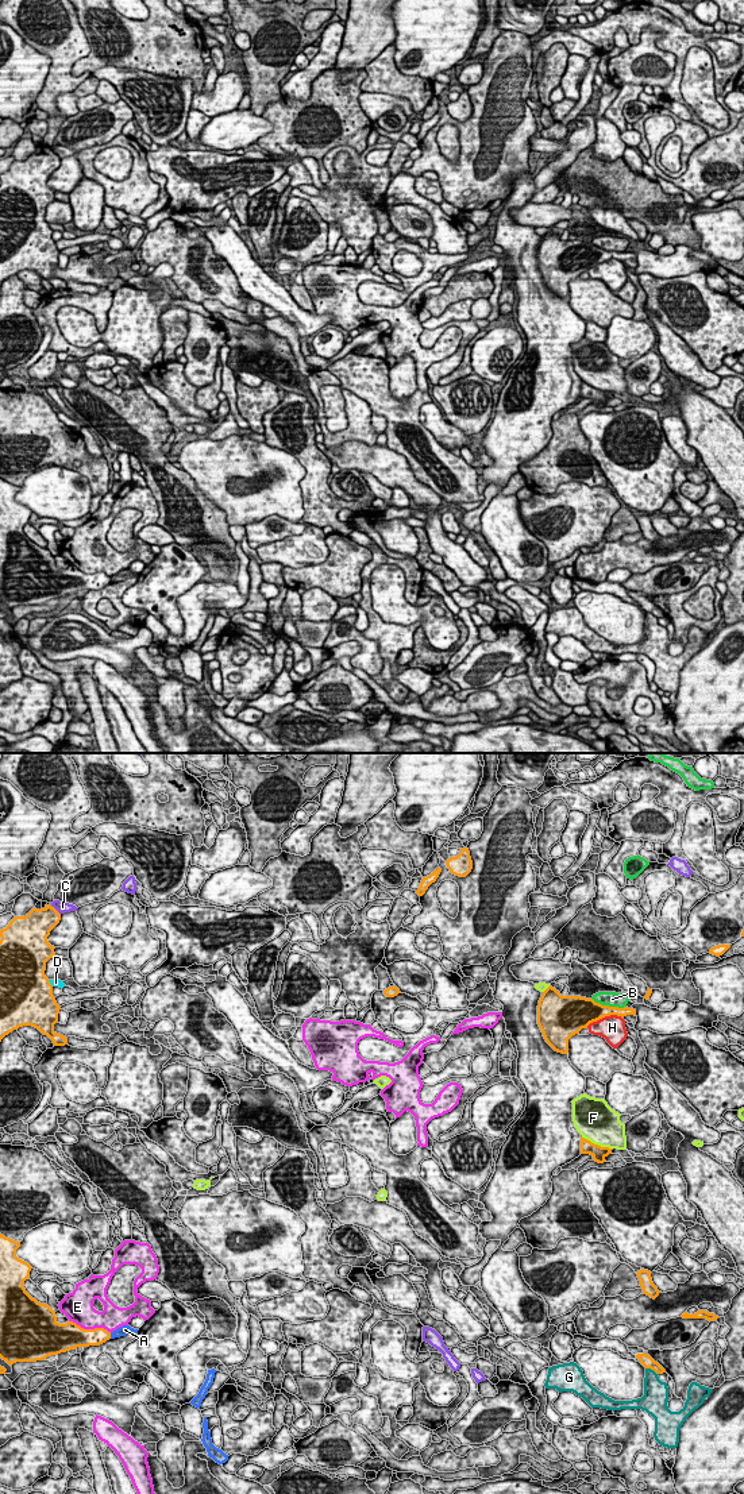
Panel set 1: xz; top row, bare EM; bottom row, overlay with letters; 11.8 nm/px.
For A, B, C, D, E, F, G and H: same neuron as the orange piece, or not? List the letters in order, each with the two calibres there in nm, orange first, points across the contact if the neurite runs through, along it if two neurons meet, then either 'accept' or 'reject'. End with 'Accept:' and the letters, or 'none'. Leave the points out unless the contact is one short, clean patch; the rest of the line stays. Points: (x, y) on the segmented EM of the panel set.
A: 200 nm thick on the orange side, 120 nm on the other; border along xz (110, 1332), (111, 1338); reject
B: 280 nm thick on the orange side, 190 nm on the other; reject
C: 320 nm thick on the orange side, 140 nm on the other; reject
D: 500 nm thick on the orange side, 100 nm on the other; reject
E: 300 nm thick on the orange side, 300 nm on the other; reject
F: 170 nm thick on the orange side, 460 nm on the other; reject
G: 140 nm thick on the orange side, 260 nm on the other; reject
H: 320 nm thick on the orange side, 300 nm on the other; reject
Accept: none

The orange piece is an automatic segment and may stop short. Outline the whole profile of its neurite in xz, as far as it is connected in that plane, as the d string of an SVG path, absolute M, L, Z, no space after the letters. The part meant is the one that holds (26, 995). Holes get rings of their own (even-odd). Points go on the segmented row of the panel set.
M50 904L32 908L26 916L15 916L0 930L0 1042L23 1026L32 1026L47 1035L54 1046L68 1045L66 1036L54 1031L61 1007L53 996L53 985L45 976L46 962L55 956L47 941L50 931L59 923L61 914Z

